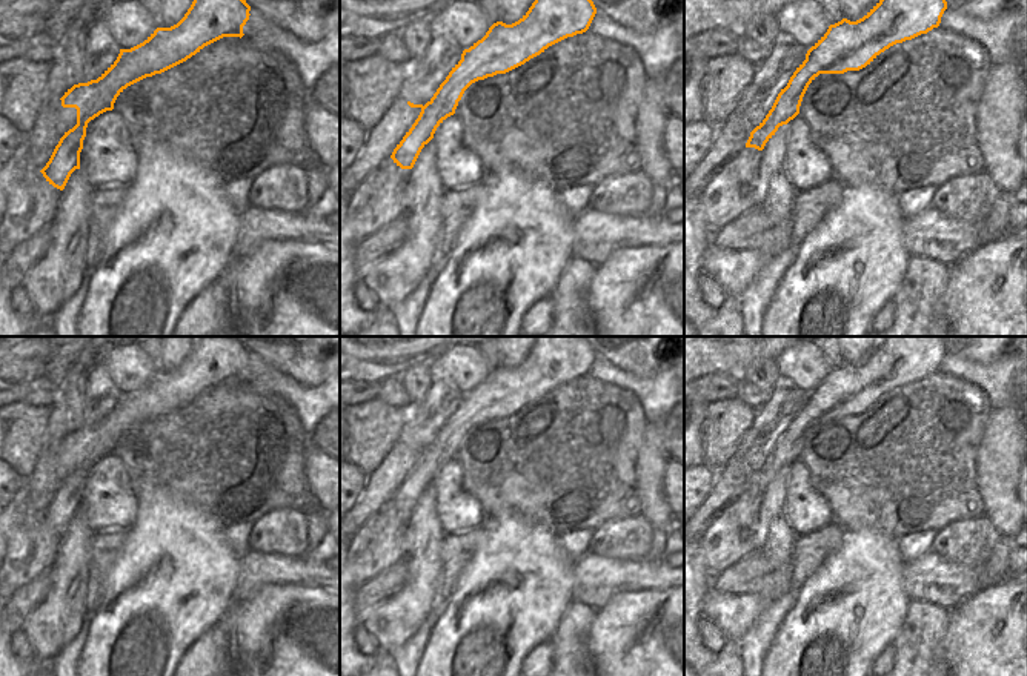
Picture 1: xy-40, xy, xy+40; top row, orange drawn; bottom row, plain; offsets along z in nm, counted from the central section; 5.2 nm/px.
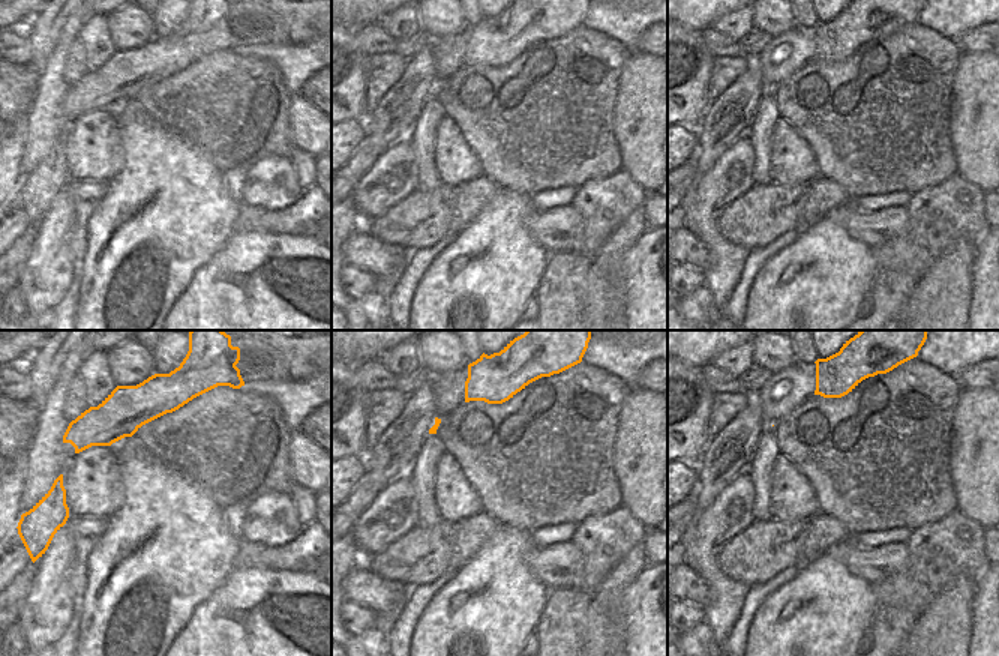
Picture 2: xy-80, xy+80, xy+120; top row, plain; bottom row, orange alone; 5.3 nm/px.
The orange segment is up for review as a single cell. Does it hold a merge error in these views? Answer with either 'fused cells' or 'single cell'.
single cell

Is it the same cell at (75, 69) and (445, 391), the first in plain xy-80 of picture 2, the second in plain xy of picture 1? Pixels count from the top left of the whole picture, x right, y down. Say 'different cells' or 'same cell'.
different cells

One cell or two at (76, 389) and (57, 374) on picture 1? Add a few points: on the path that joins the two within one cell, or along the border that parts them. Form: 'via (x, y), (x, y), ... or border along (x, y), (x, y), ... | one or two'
border along (68, 371), (60, 386) | two

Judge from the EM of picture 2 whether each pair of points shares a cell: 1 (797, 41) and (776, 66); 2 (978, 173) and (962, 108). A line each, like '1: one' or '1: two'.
1: one
2: one

